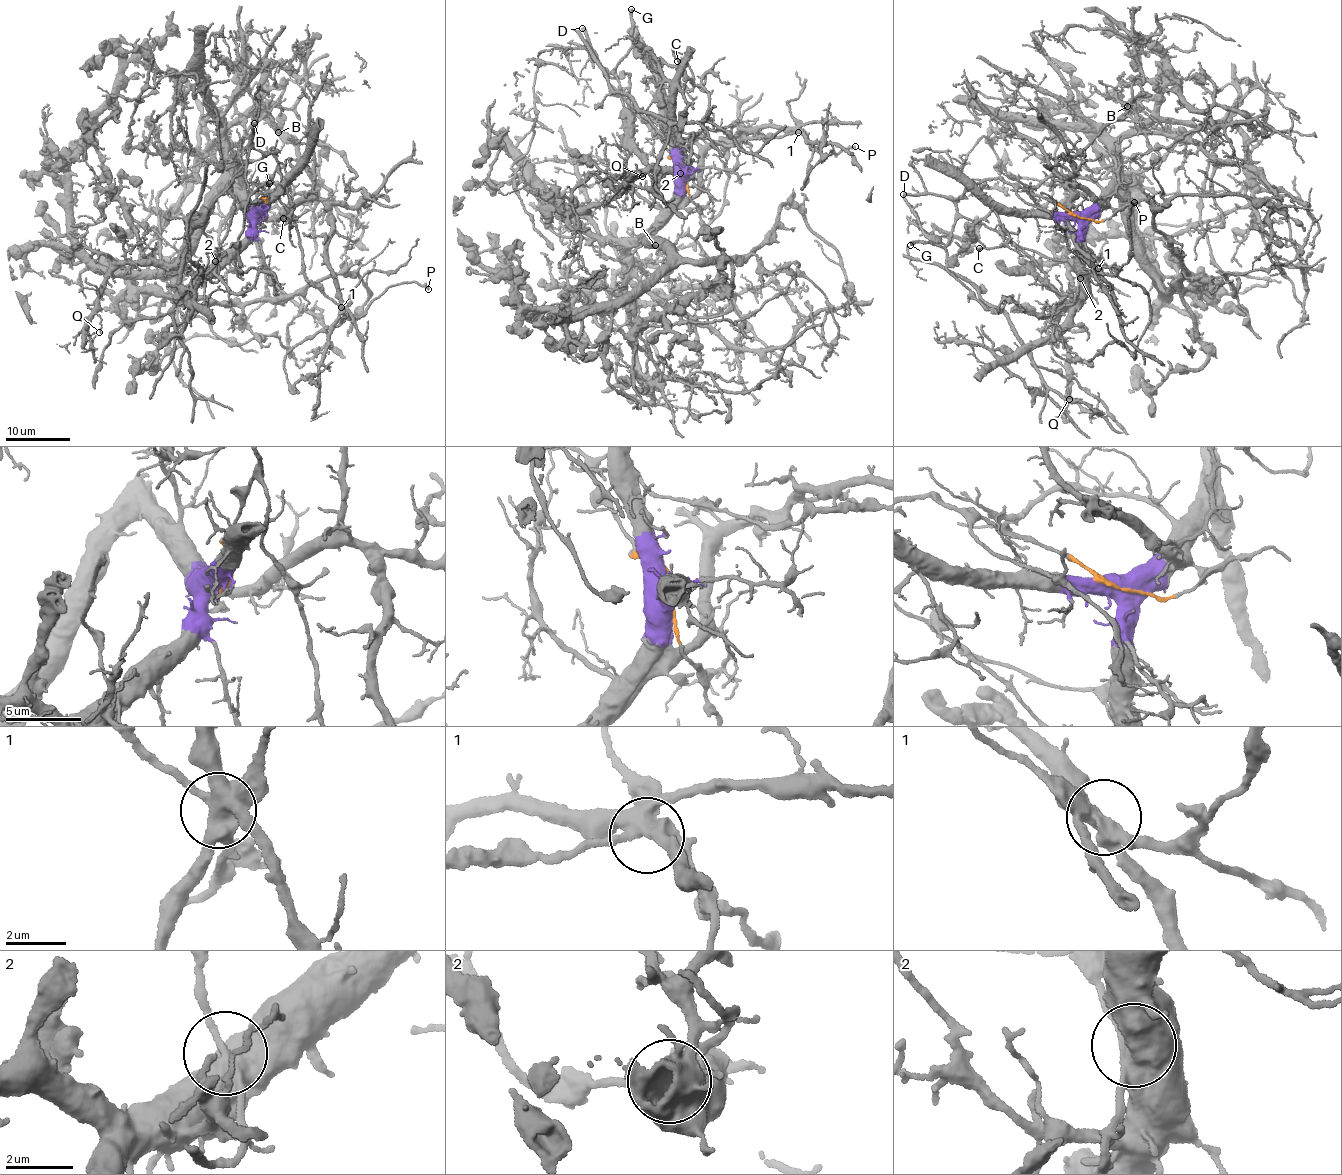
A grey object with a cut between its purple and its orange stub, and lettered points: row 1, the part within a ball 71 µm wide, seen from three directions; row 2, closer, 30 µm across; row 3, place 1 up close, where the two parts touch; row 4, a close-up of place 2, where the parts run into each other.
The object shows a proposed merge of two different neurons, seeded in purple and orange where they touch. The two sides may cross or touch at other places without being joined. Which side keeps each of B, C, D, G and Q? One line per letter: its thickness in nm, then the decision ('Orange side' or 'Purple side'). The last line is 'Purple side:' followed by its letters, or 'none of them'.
B: Thickness 140 nm. Purple side
C: Thickness 190 nm. Purple side
D: Thickness 360 nm. Orange side
G: Thickness 440 nm. Orange side
Q: Thickness 130 nm. Purple side
Purple side: B, C, Q

